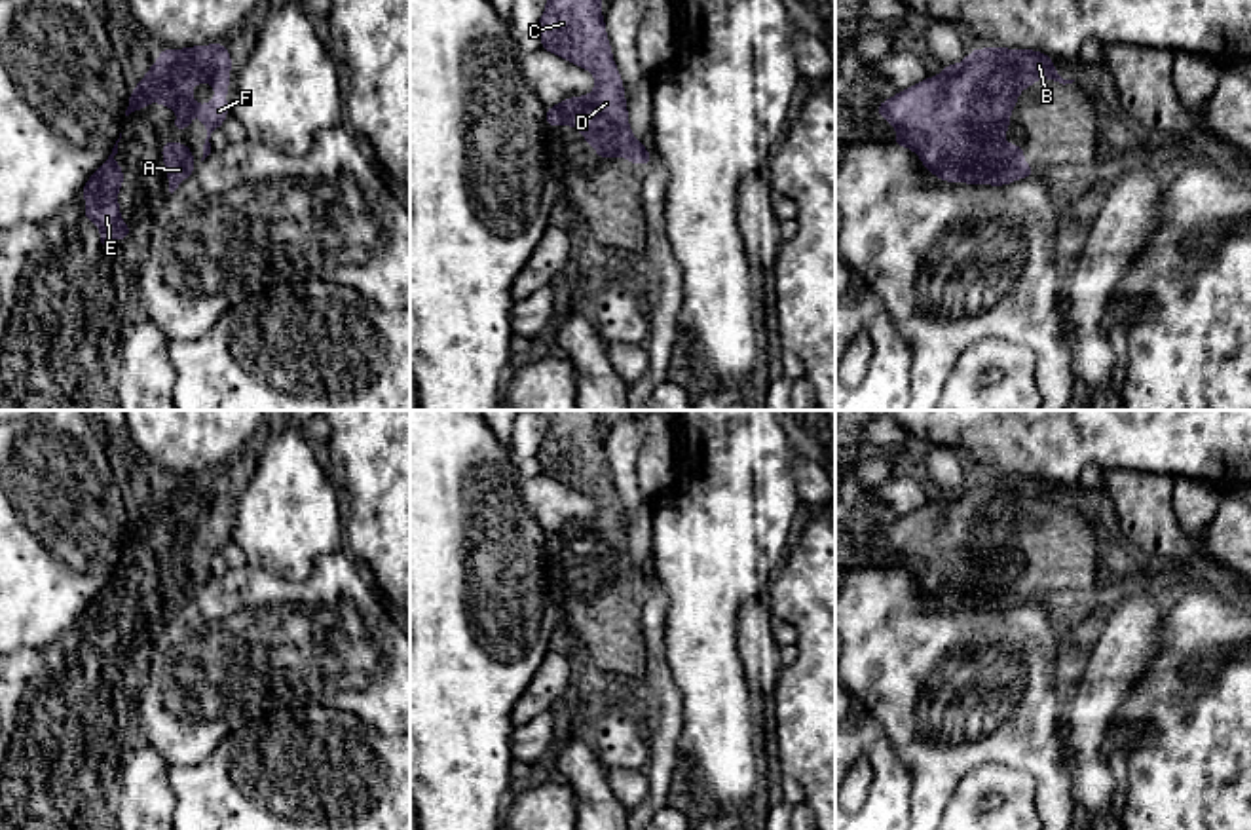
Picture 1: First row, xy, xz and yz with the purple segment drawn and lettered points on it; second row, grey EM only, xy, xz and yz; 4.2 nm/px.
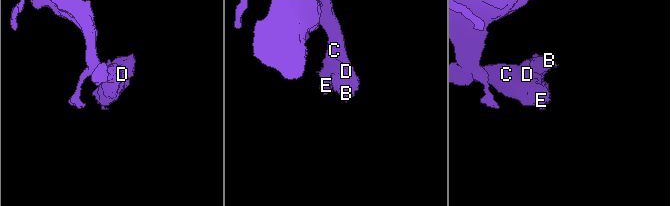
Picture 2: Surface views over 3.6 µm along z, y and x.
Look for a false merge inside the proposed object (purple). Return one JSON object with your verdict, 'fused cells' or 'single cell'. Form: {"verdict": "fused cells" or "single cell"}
{"verdict": "single cell"}

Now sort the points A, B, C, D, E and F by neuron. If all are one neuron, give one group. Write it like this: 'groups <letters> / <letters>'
groups A B C D E F

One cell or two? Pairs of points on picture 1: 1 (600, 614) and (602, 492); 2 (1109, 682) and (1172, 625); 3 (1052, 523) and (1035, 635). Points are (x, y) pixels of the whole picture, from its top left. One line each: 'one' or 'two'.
1: one
2: two
3: two

